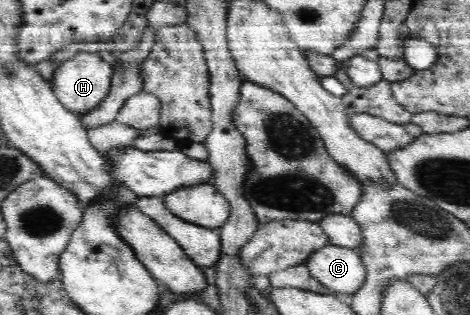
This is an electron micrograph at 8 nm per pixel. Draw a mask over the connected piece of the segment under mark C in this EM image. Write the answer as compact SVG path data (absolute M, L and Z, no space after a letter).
M329 244L310 257L304 265L318 282L331 292L354 294L364 285L367 269L357 249Z

